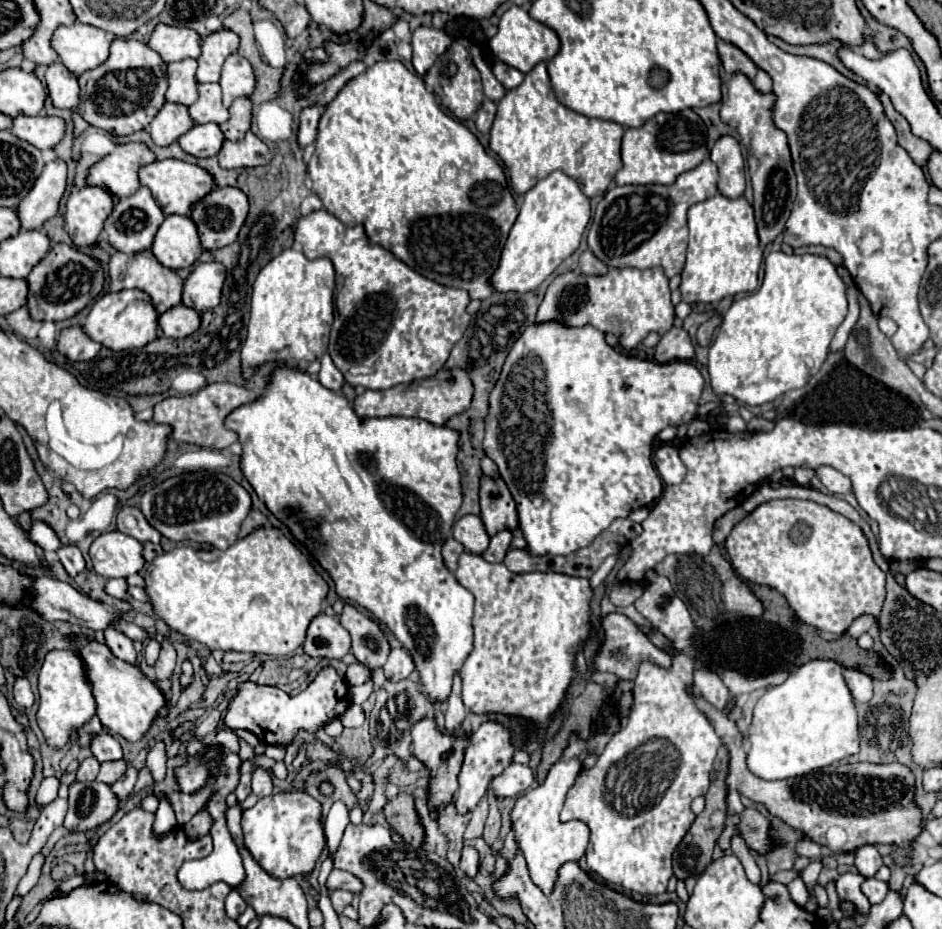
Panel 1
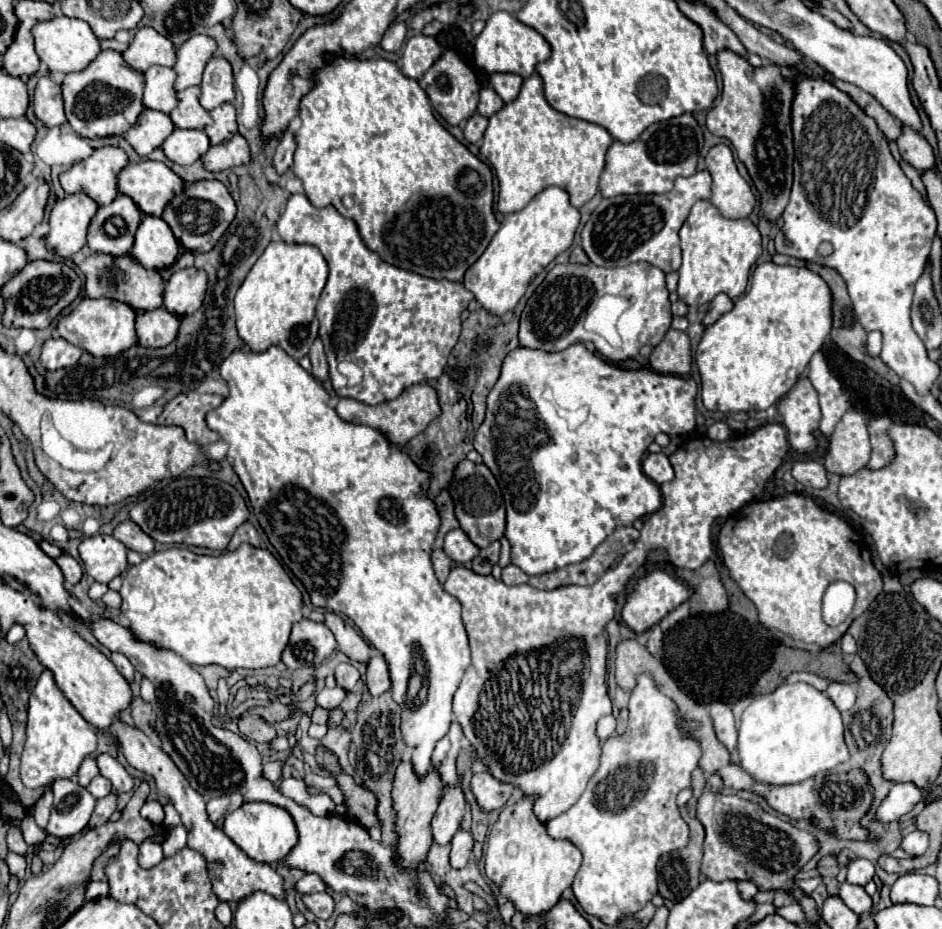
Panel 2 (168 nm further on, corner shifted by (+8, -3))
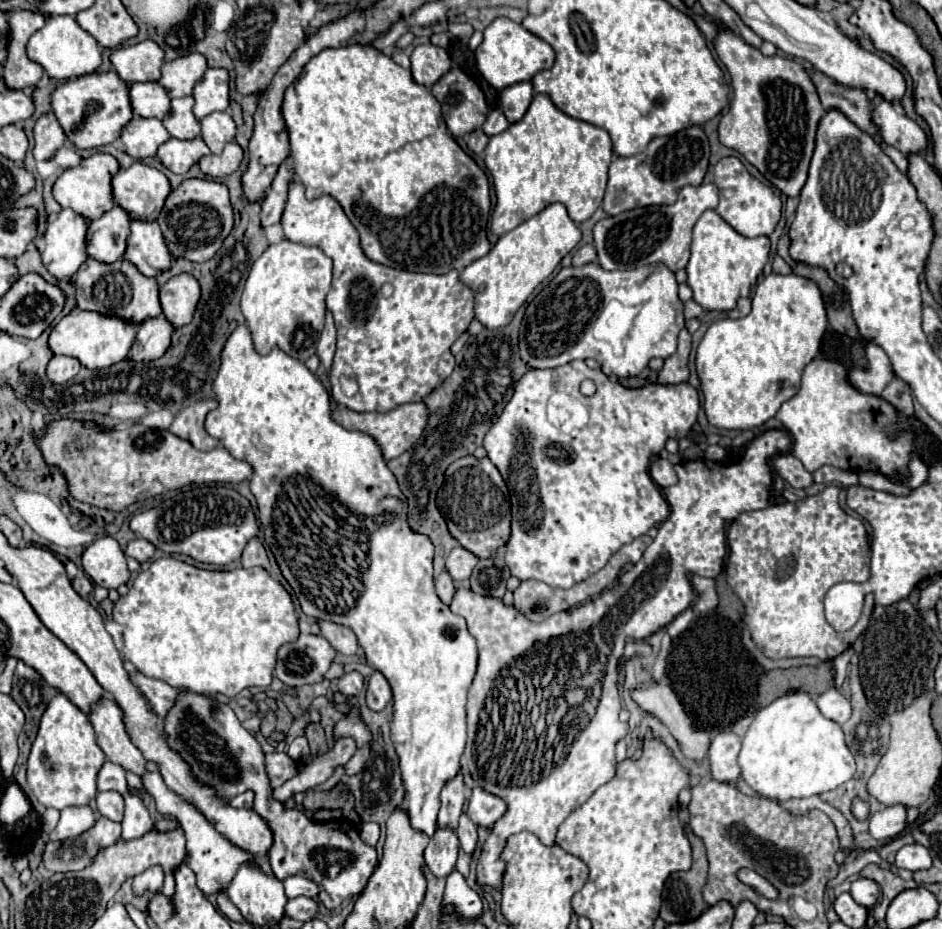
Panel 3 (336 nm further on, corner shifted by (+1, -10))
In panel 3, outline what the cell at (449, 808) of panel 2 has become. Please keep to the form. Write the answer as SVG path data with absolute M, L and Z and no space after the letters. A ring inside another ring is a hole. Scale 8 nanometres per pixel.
M439 827L431 837L425 849L425 865L433 875L445 877L455 869L455 861L459 855L459 839L451 827Z

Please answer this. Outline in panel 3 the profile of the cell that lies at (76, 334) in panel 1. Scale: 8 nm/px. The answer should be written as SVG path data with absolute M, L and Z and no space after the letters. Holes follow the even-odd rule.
M53 355L47 365L47 379L53 383L67 383L79 373L79 369L81 369L81 363L75 357Z

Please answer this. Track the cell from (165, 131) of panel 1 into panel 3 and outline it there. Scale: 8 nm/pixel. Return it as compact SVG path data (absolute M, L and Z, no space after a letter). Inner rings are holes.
M141 117L131 119L121 133L125 151L133 159L155 157L159 145L169 141L169 137L171 135L165 131L165 127L159 119L141 119Z

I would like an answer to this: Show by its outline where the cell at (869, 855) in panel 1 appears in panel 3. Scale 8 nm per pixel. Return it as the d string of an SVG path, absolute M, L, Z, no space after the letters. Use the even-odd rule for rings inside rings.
M859 877L859 879L855 879L853 881L853 885L851 885L851 895L853 895L853 899L859 903L859 905L863 905L863 907L873 907L875 903L877 903L877 899L879 899L879 885L877 885L877 881L873 881L873 879L865 879L865 877Z

